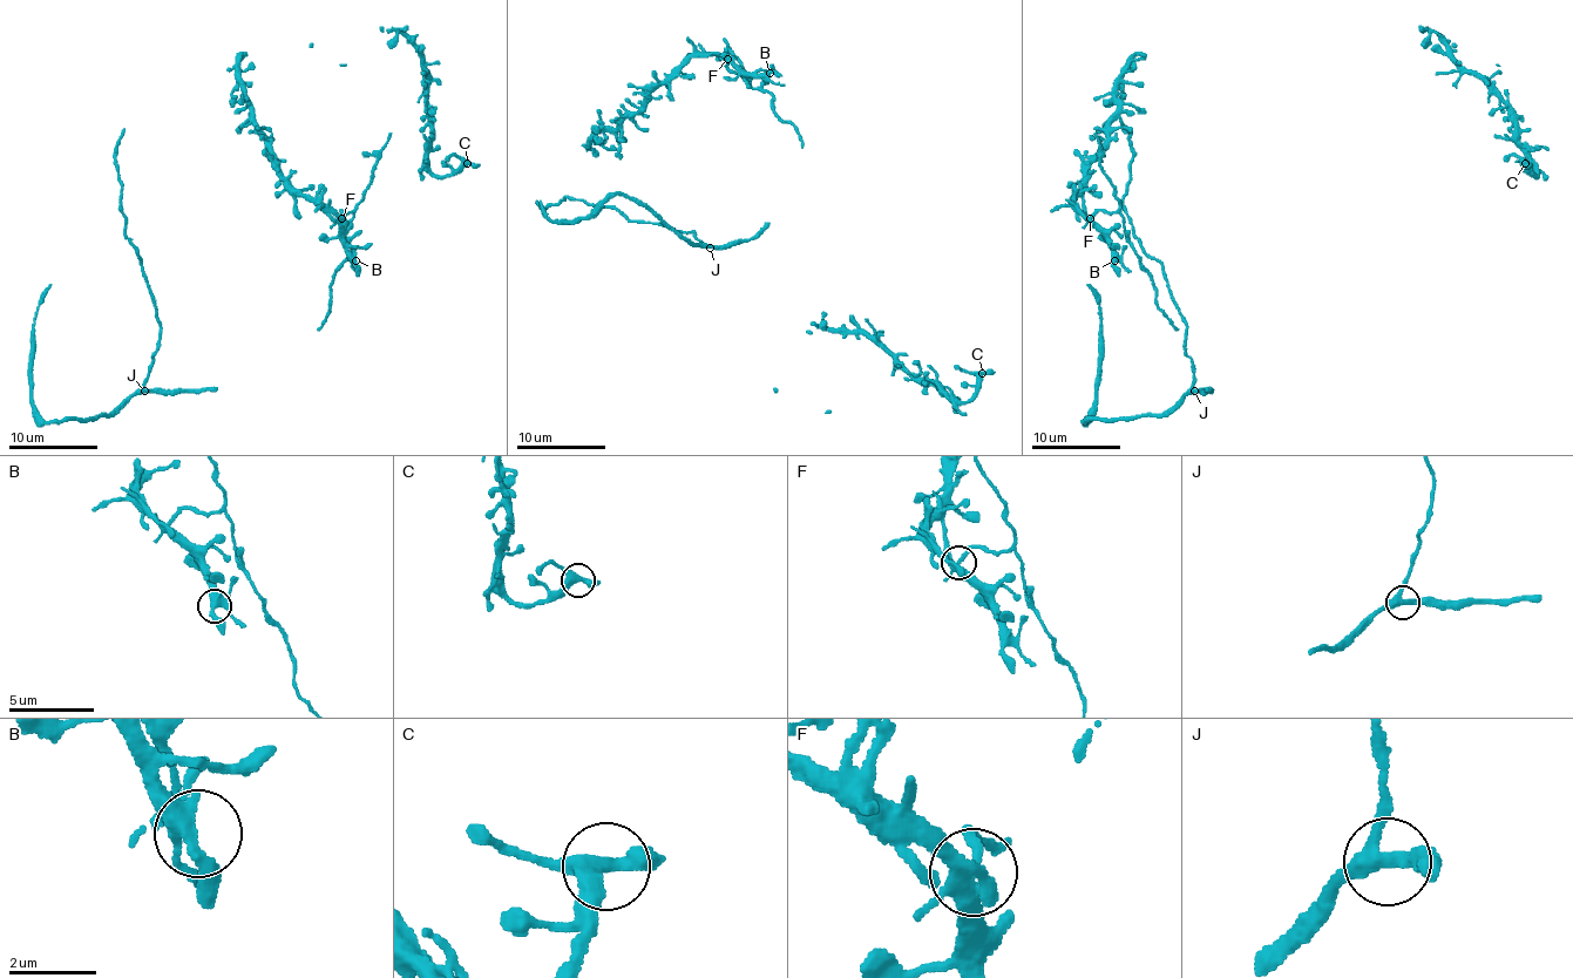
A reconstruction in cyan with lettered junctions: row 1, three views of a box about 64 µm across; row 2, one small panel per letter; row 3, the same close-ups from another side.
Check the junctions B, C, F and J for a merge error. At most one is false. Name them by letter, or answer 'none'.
F

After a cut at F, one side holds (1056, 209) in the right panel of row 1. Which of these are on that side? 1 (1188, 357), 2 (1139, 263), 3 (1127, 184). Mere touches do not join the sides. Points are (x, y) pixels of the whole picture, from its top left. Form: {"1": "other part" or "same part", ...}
{"1": "same part", "2": "other part", "3": "same part"}

